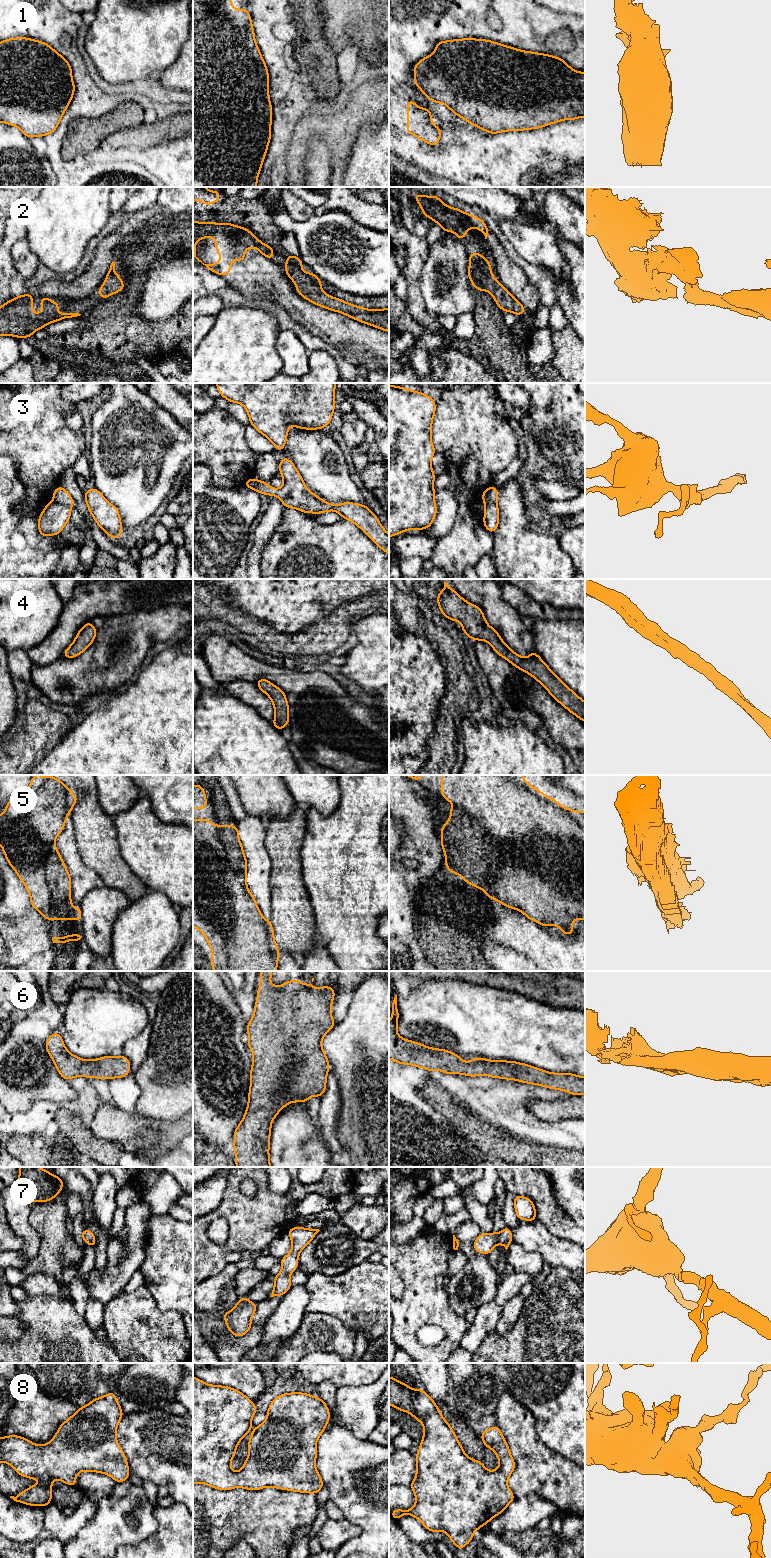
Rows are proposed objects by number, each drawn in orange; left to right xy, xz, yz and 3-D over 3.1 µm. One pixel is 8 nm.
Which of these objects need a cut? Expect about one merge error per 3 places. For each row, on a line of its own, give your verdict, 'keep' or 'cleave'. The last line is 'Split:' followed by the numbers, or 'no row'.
1: keep
2: keep
3: cleave
4: keep
5: keep
6: keep
7: keep
8: keep
Split: 3

